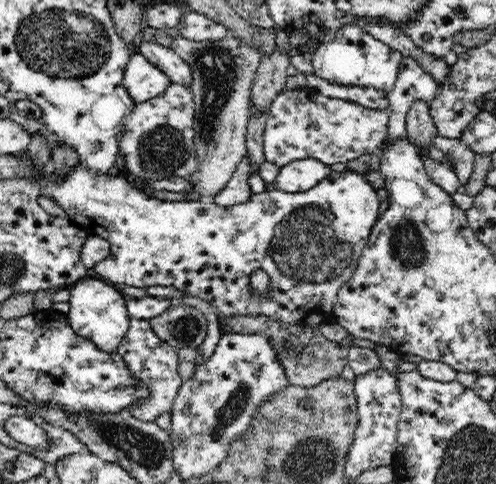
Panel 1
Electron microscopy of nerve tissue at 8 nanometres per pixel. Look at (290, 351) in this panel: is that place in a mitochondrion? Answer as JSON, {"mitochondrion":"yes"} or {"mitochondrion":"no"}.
{"mitochondrion":"yes"}

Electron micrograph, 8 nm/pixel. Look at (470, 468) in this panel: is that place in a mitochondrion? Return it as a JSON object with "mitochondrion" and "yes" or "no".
{"mitochondrion":"yes"}

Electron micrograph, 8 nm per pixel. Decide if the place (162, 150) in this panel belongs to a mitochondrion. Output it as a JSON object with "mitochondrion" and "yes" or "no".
{"mitochondrion":"yes"}

